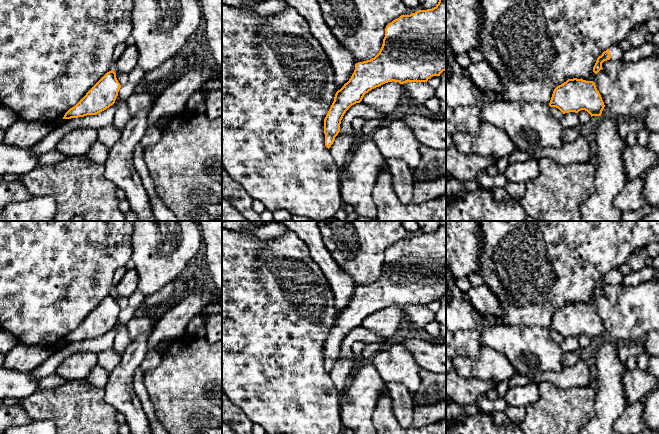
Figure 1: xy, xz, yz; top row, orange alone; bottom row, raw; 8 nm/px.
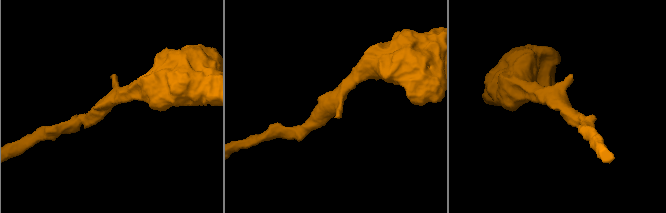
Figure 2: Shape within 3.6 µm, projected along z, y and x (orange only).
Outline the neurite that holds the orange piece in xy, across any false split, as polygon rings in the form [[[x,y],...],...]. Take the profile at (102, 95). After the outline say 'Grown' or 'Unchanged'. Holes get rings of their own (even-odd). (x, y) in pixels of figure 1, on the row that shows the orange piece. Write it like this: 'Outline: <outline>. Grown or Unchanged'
Outline: [[[107,72],[86,95],[64,115],[63,119],[96,115],[115,103],[121,88],[116,78],[116,73]]]. Unchanged

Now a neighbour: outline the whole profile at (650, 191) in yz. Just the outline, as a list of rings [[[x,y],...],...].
[[[659,161],[643,177],[642,196],[646,204],[659,209]]]

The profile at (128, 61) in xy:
[[[135,45],[127,46],[121,57],[115,61],[113,71],[115,73],[129,73],[138,63],[139,52]]]

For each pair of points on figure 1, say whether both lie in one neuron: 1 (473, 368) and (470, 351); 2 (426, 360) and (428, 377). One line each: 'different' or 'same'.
1: different
2: different

